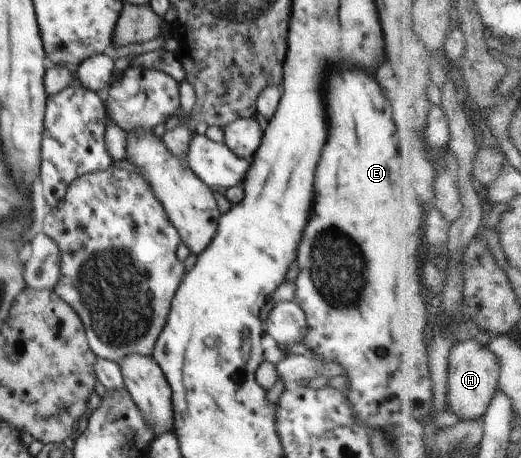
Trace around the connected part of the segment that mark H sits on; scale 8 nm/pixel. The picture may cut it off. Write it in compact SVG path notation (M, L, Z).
M475 338L455 346L450 361L450 391L448 403L450 411L456 413L460 420L478 421L488 413L492 400L496 397L500 375L502 375L502 359L490 346L482 345Z

